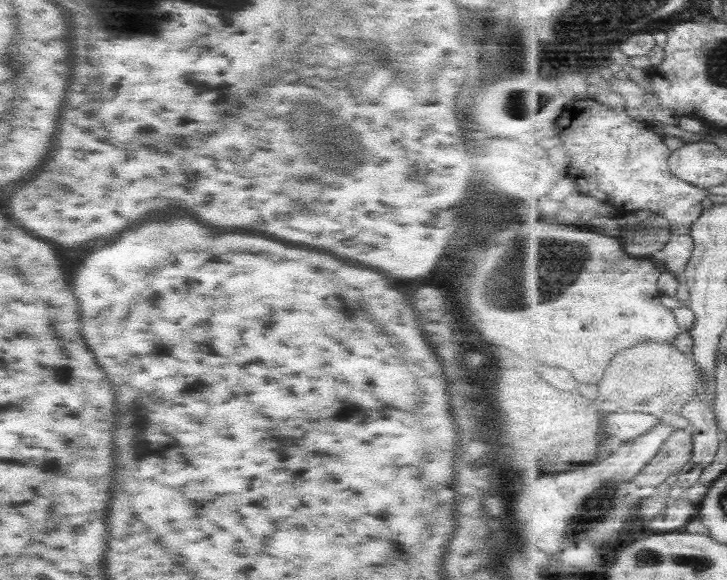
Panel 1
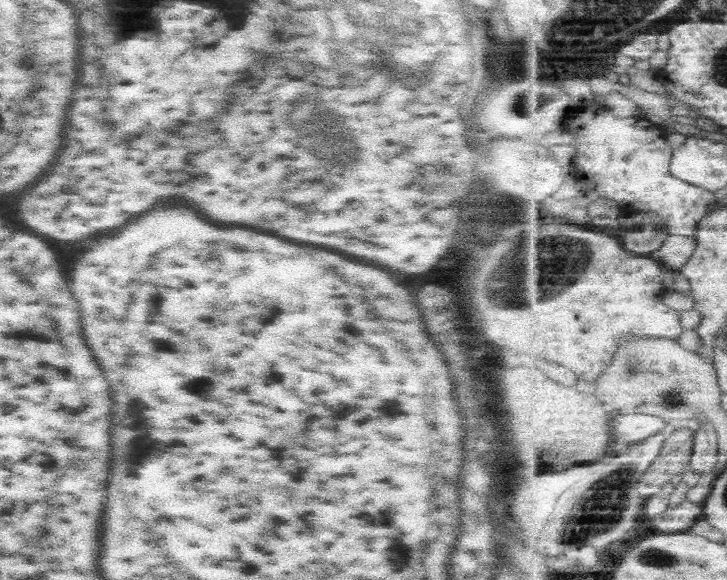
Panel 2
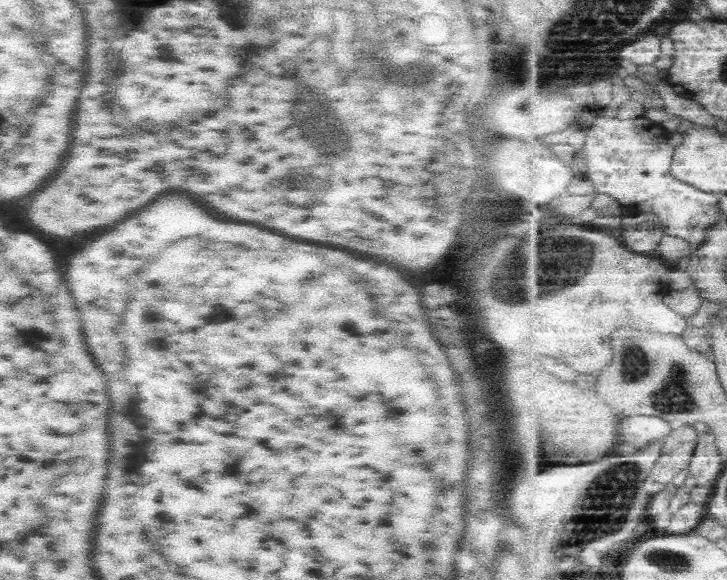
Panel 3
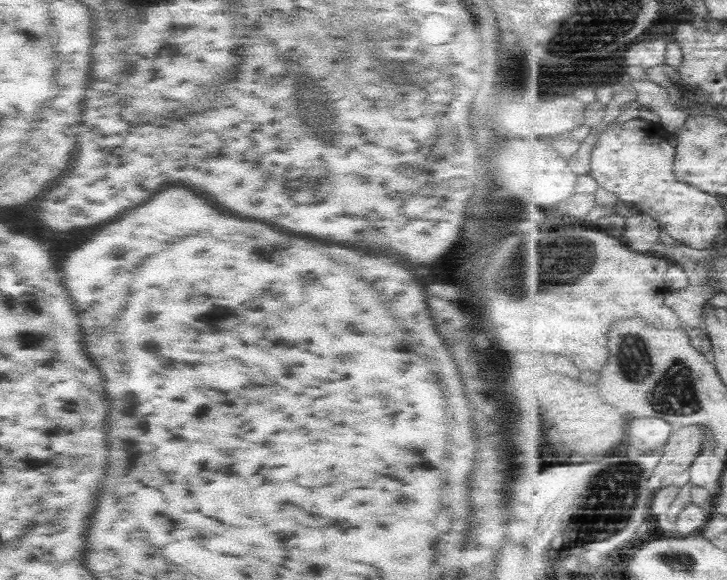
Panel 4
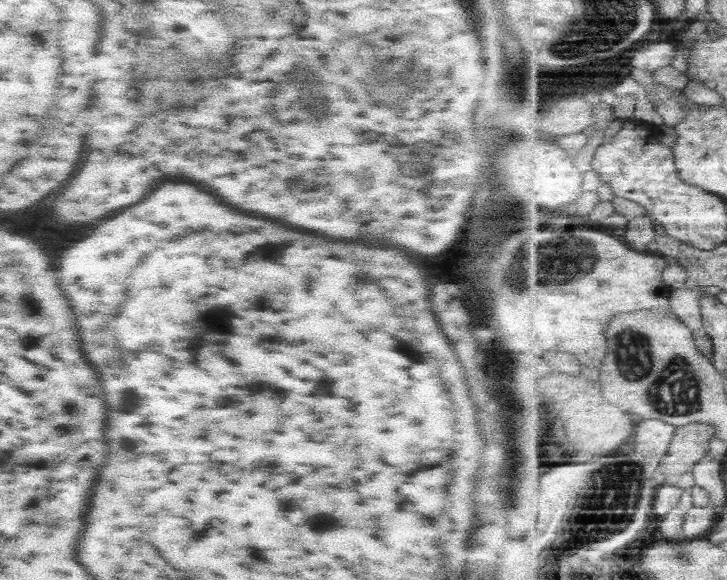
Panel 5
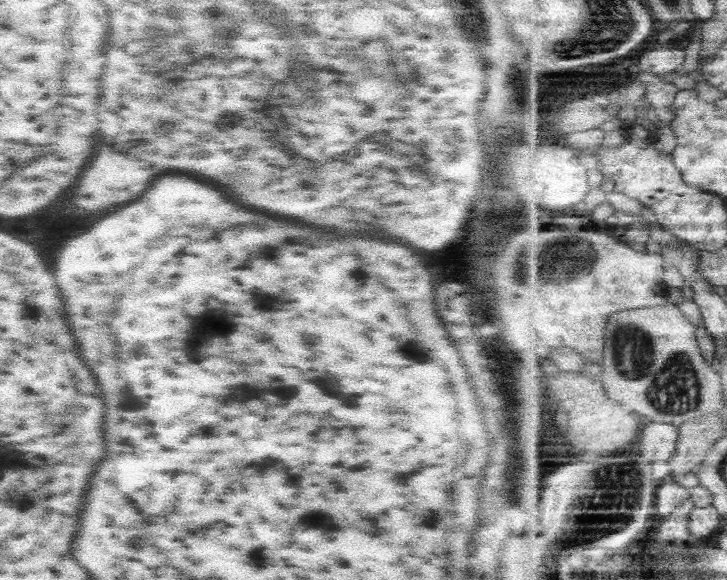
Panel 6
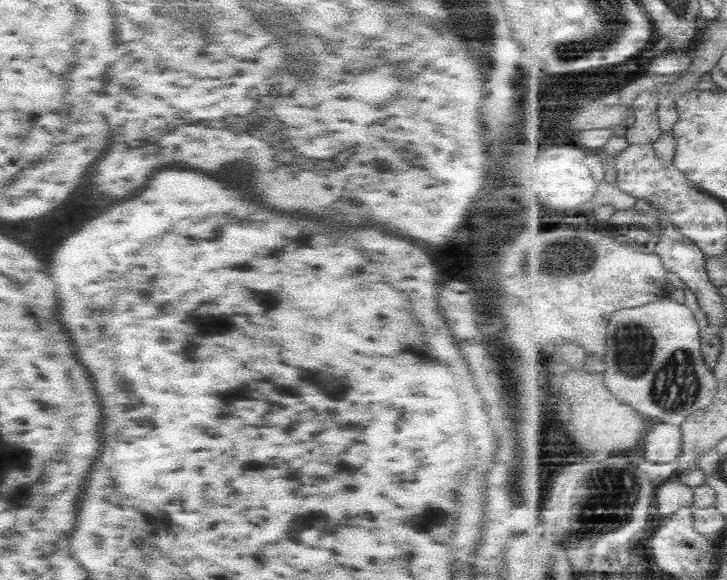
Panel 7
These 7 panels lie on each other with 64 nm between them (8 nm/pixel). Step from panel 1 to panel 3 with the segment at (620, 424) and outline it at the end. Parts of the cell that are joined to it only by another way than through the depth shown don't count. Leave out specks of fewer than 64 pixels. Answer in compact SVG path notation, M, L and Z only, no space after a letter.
M635 416L621 420L621 440L633 448L643 449L664 439L671 433L674 425L655 416Z

